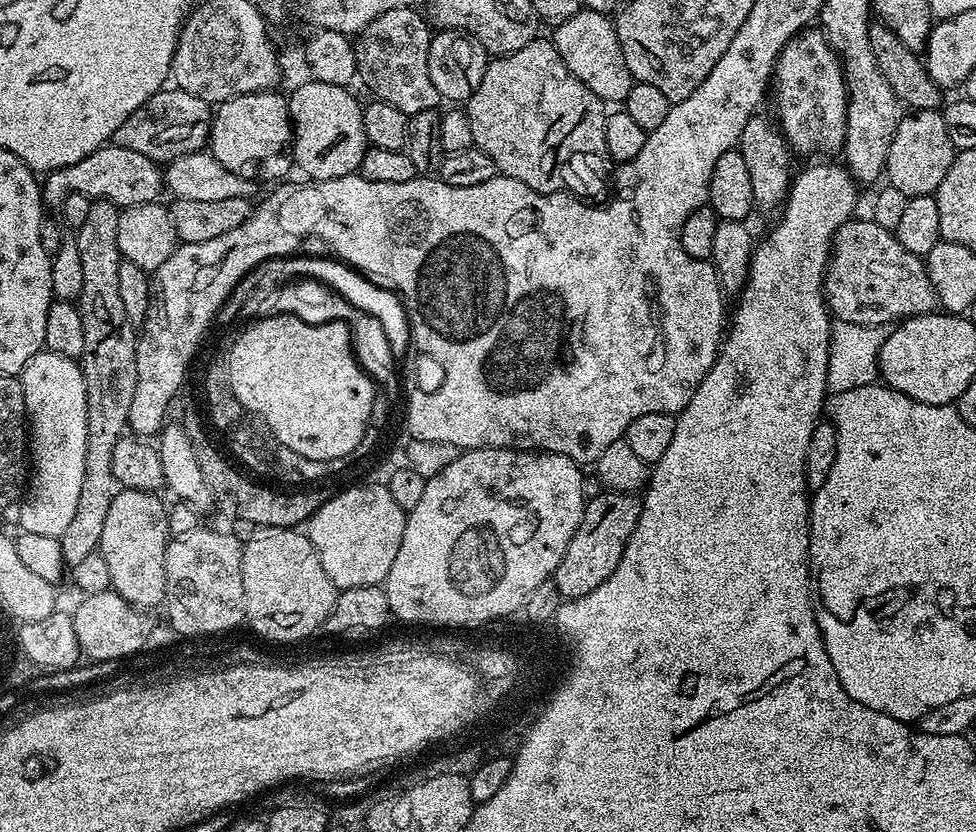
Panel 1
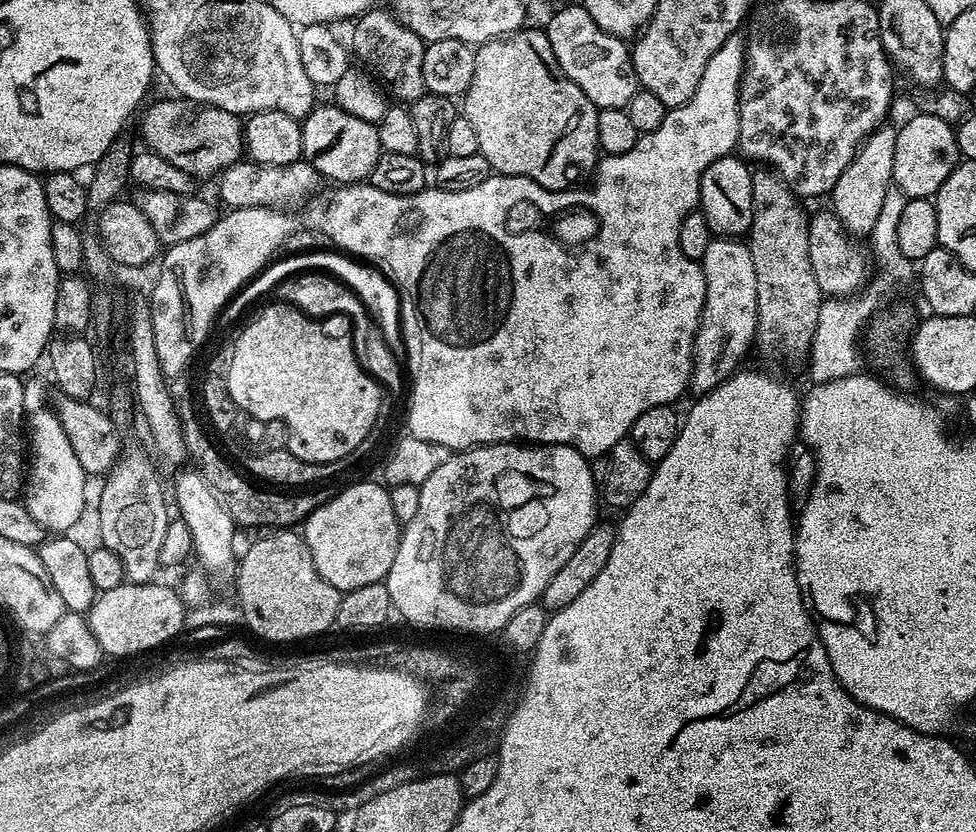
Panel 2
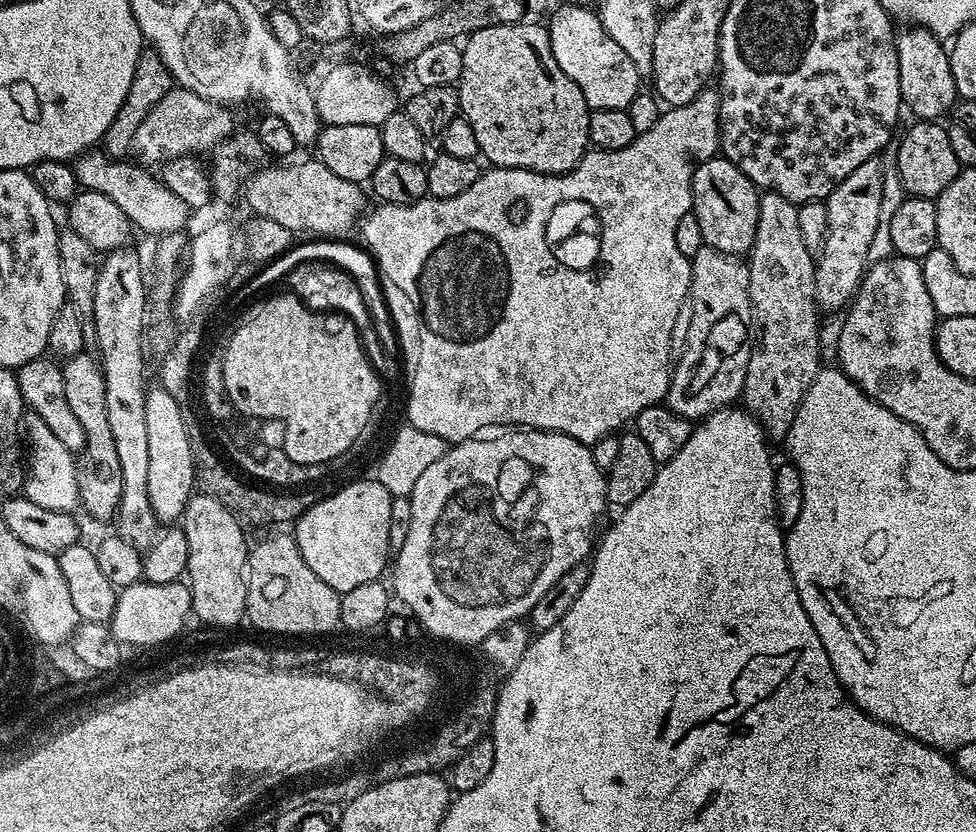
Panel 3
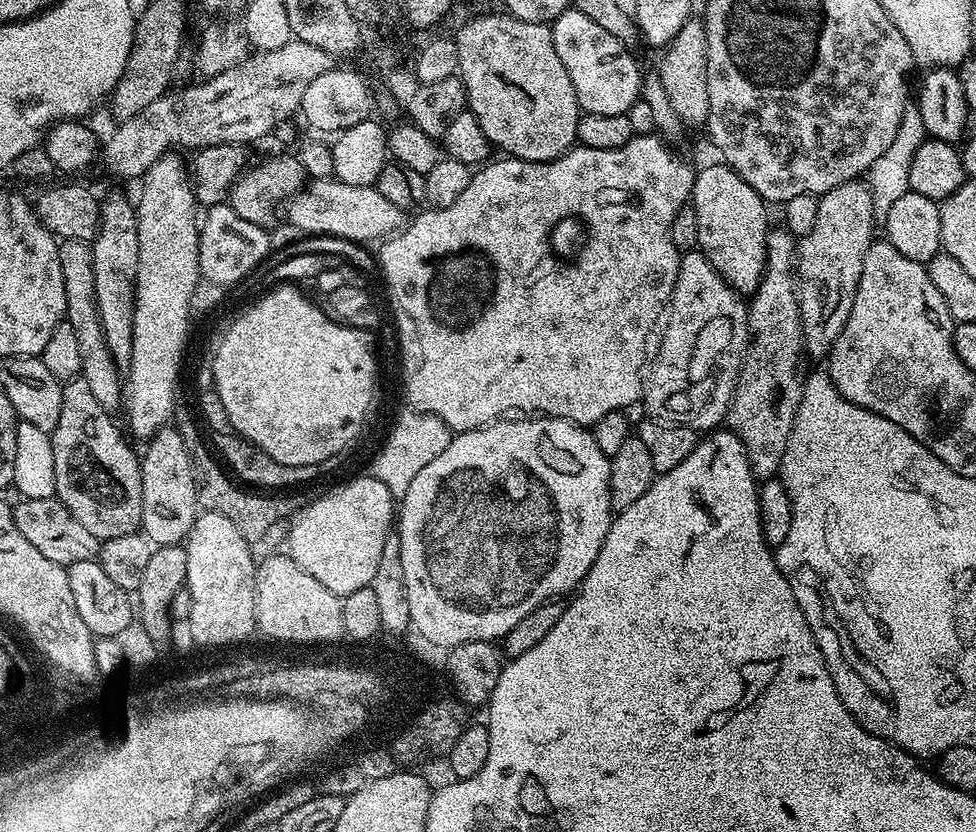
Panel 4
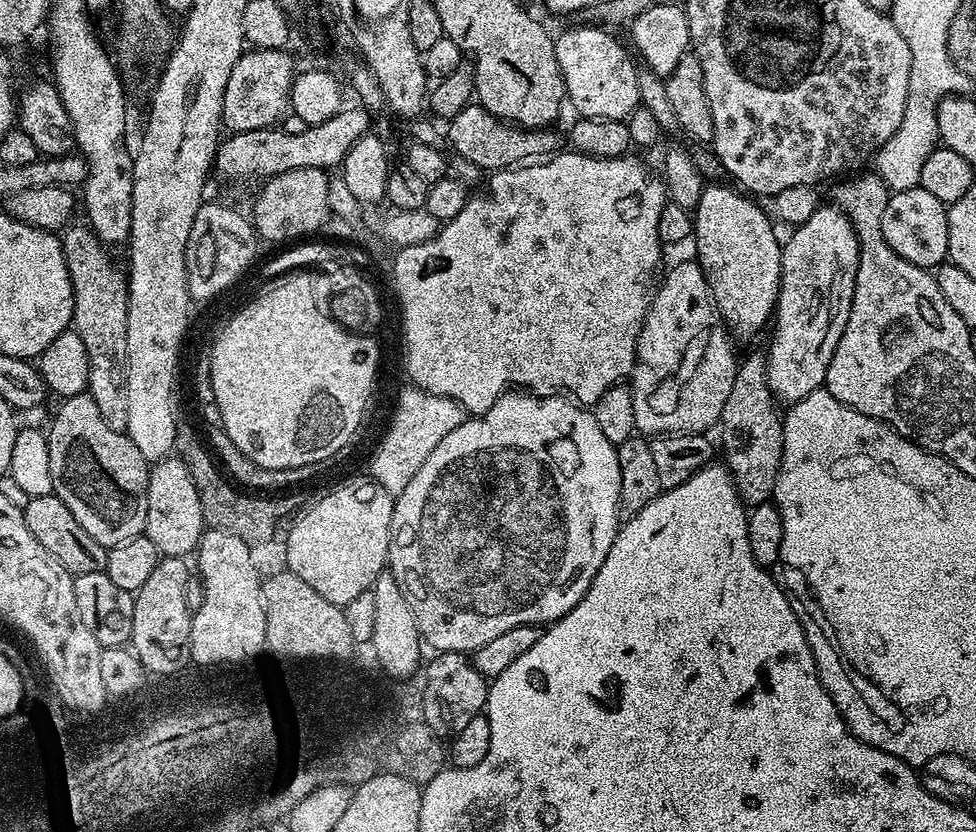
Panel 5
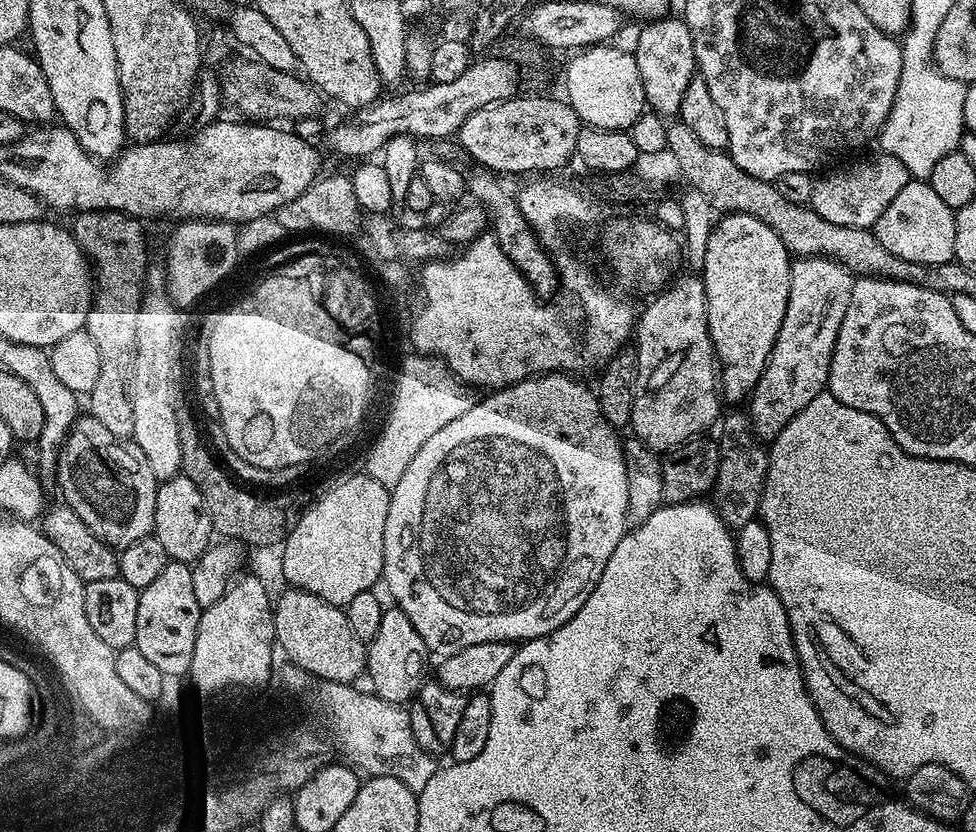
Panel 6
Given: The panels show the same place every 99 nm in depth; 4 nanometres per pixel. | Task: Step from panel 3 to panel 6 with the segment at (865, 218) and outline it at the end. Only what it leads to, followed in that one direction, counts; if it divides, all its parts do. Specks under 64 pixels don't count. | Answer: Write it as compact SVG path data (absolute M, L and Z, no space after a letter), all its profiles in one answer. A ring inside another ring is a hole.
M802 256L793 259L790 270L790 298L786 302L786 318L778 330L778 338L772 347L772 356L766 362L762 378L758 378L746 404L746 412L752 421L752 432L757 440L771 442L820 392L828 387L830 358L838 338L838 326L846 318L846 306L850 306L850 290L853 275L847 272L836 260L827 260L824 256Z

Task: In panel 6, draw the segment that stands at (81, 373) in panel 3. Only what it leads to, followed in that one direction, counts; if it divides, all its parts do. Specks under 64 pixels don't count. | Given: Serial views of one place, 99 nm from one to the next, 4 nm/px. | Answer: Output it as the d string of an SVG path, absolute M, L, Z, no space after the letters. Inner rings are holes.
M91 414L75 422L56 459L56 483L63 503L98 539L121 549L154 532L154 502L158 482L146 463L146 454L131 439L110 434Z

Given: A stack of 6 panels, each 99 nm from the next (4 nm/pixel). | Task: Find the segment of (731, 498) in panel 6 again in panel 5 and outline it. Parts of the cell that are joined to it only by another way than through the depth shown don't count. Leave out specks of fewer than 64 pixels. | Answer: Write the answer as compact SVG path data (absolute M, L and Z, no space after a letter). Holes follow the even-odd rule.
M763 351L752 352L739 361L734 386L730 386L726 406L722 406L719 428L720 444L724 447L722 460L736 483L740 499L748 506L769 503L782 466L784 421L781 405L768 385L768 361Z

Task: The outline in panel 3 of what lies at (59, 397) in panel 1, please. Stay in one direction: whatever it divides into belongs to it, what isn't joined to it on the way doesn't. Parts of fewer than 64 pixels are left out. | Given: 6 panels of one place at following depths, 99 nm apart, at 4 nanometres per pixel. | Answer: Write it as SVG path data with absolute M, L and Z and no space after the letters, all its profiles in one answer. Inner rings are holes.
M25 411L22 417L22 428L26 433L26 475L22 494L34 506L42 506L42 510L56 510L58 512L77 511L80 495L78 494L78 482L76 481L77 457L52 431L50 426L38 414Z

